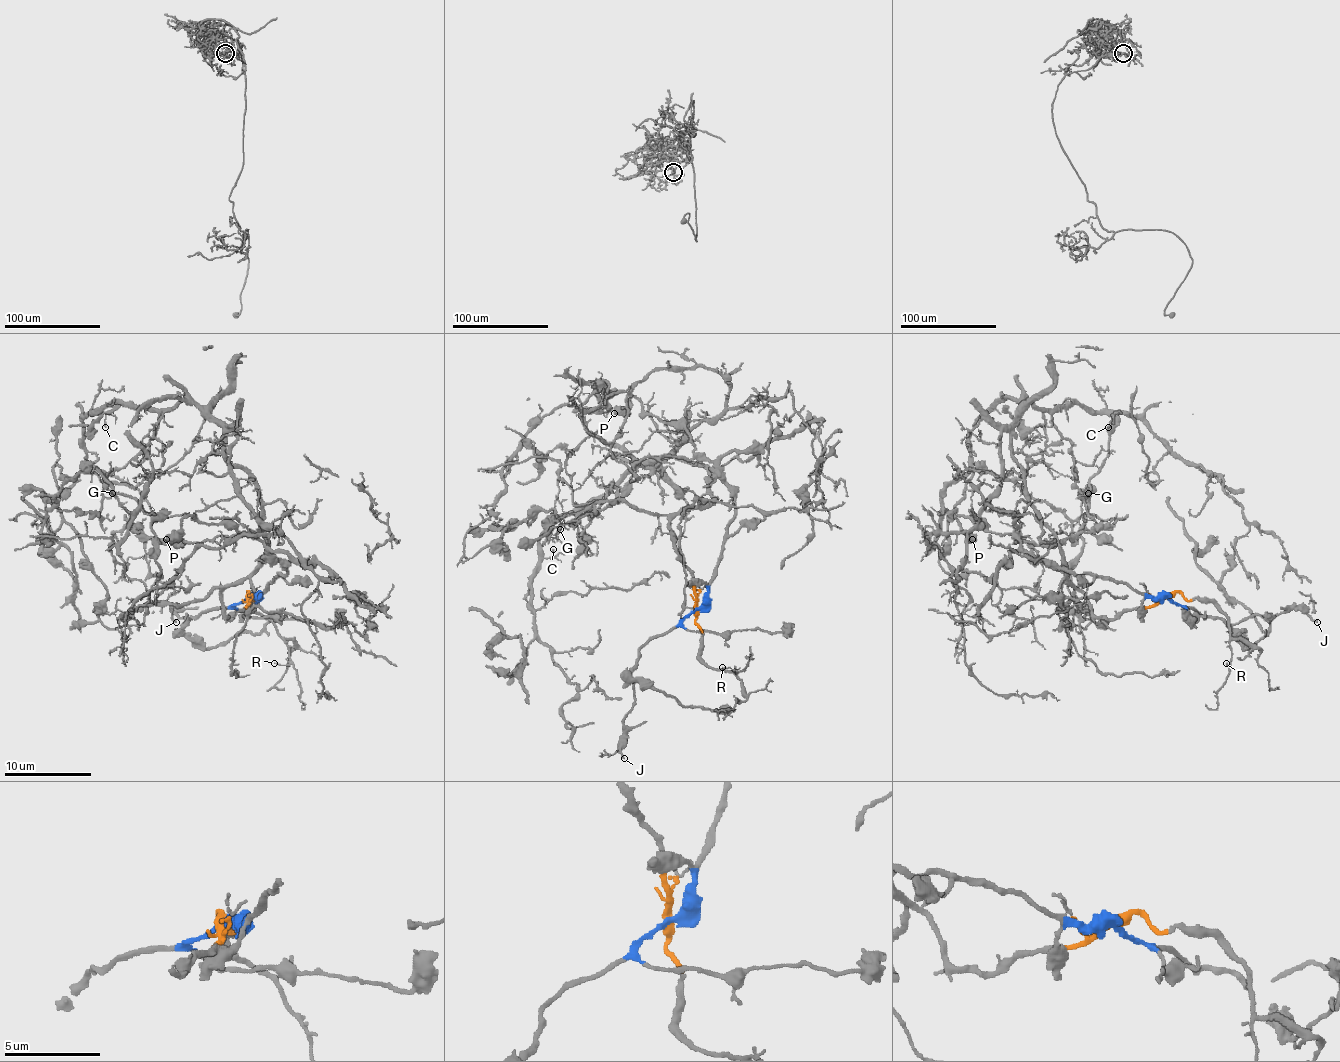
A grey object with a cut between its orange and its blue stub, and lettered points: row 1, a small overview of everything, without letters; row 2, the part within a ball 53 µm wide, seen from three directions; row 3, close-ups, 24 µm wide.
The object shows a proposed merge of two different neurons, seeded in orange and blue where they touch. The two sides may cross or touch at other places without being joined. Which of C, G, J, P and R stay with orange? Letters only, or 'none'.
C, G, R

